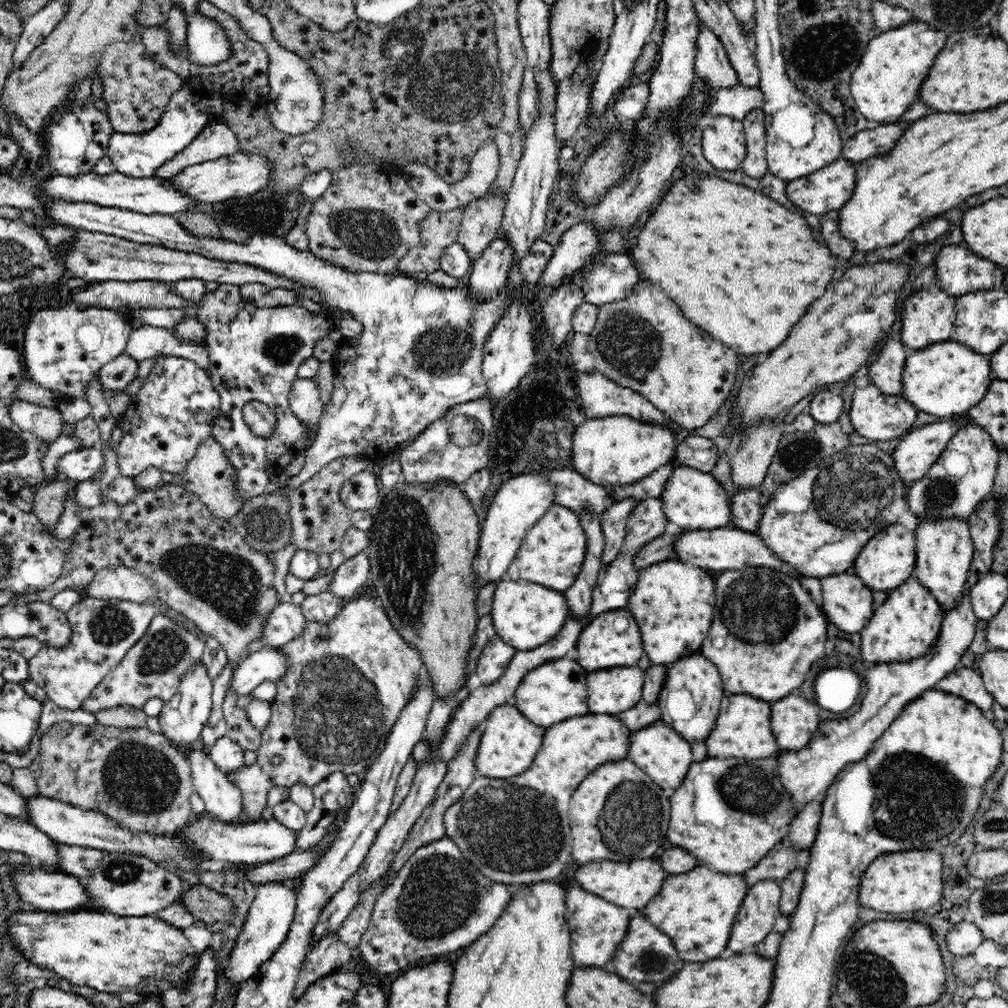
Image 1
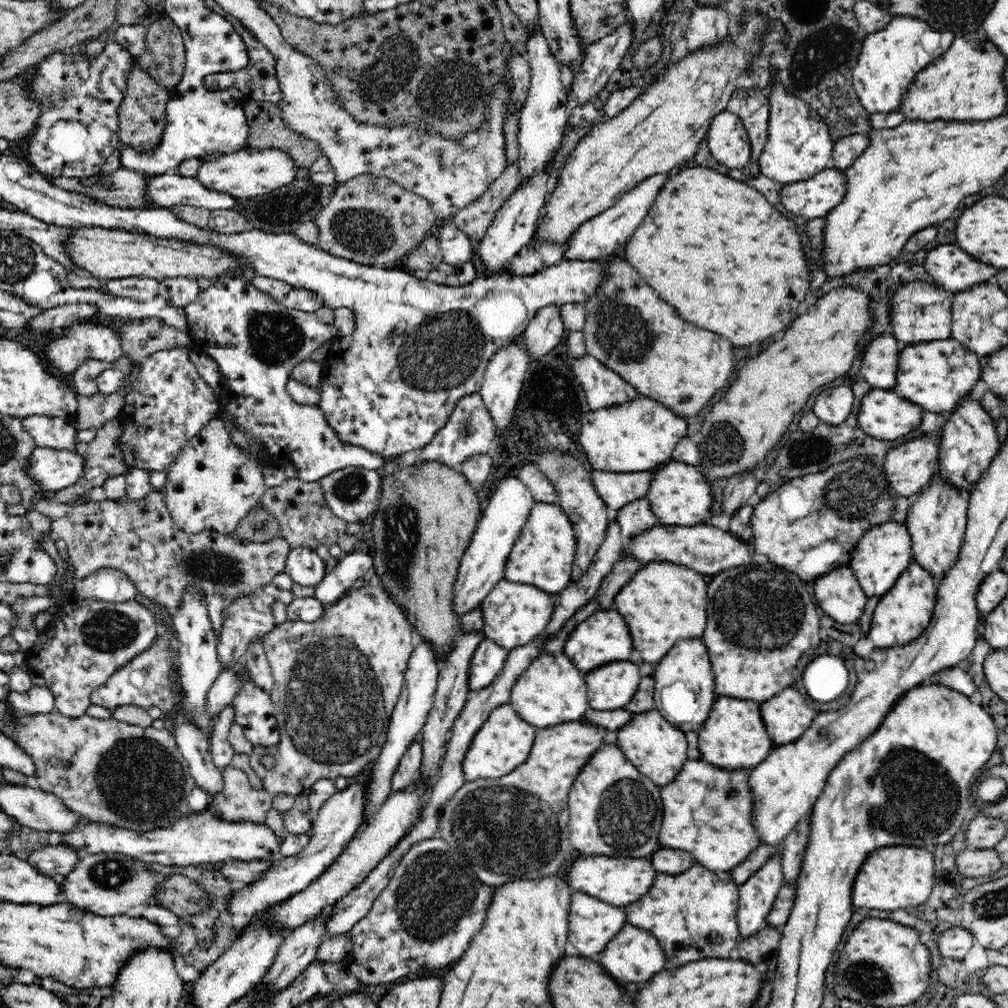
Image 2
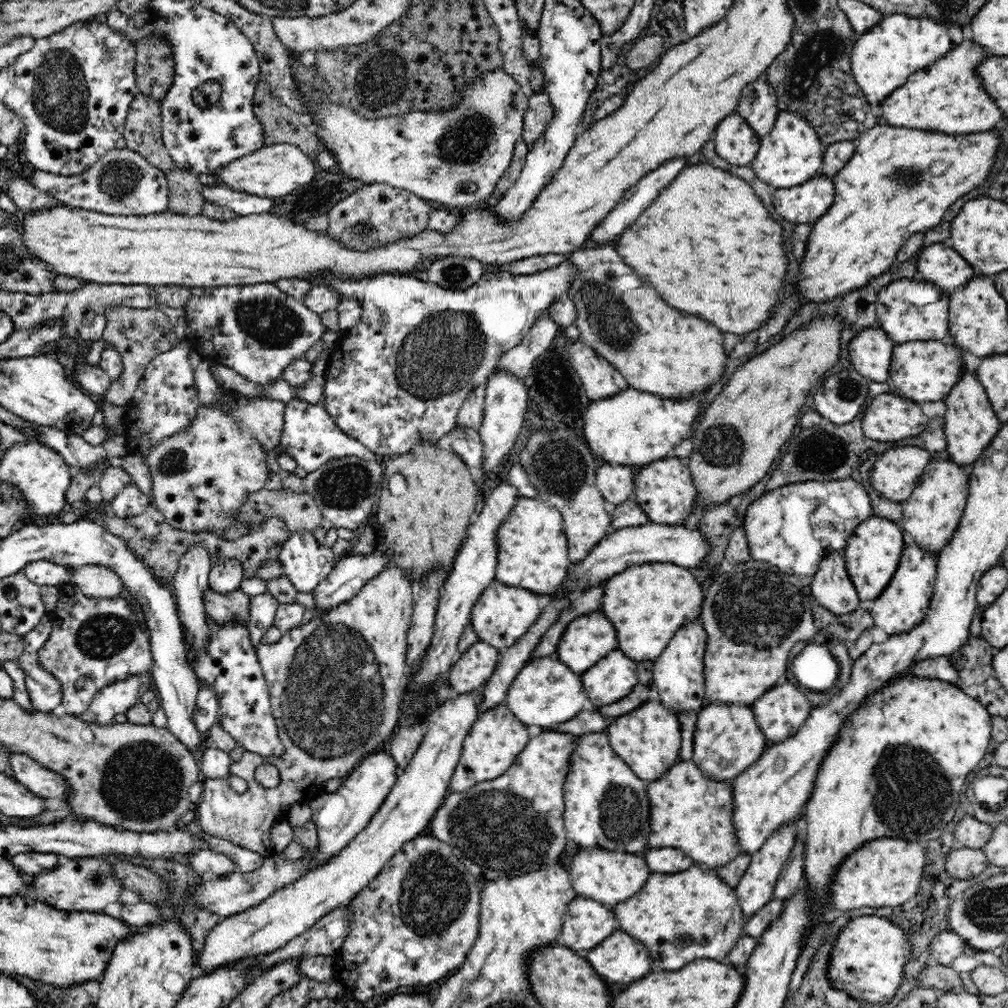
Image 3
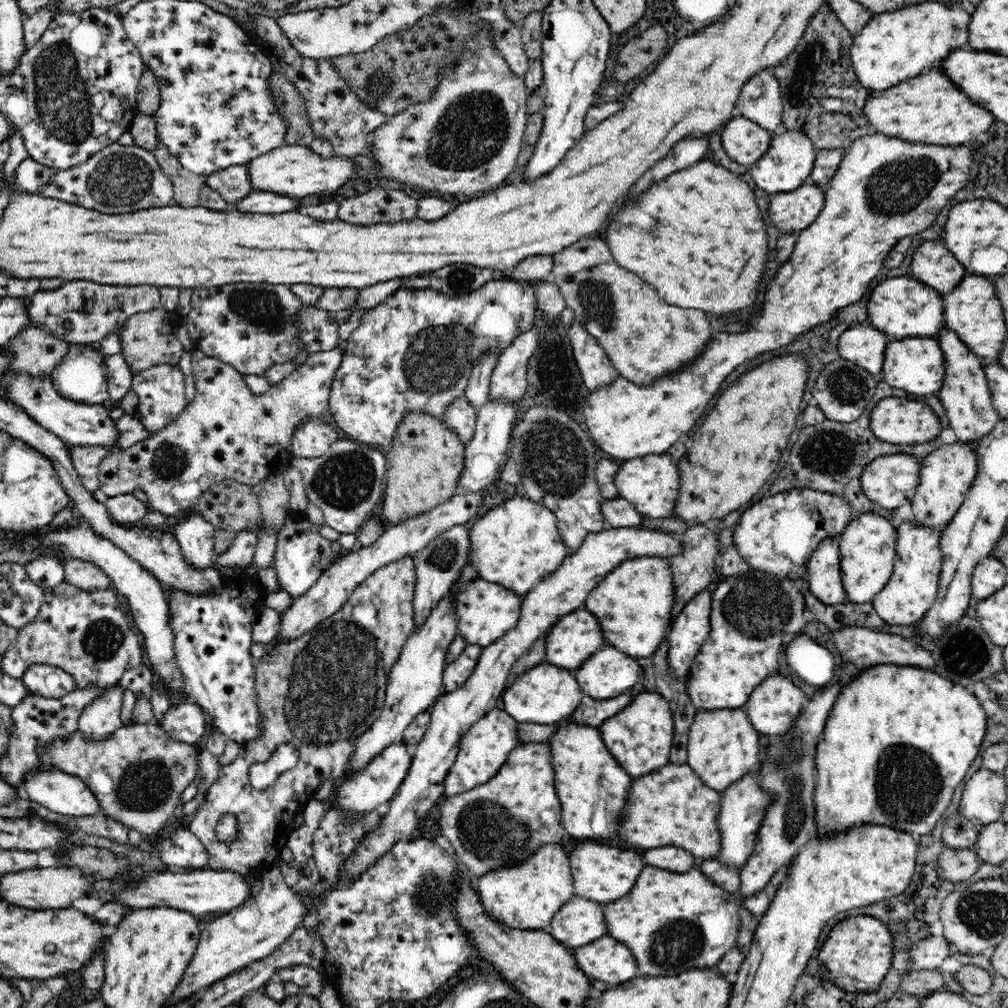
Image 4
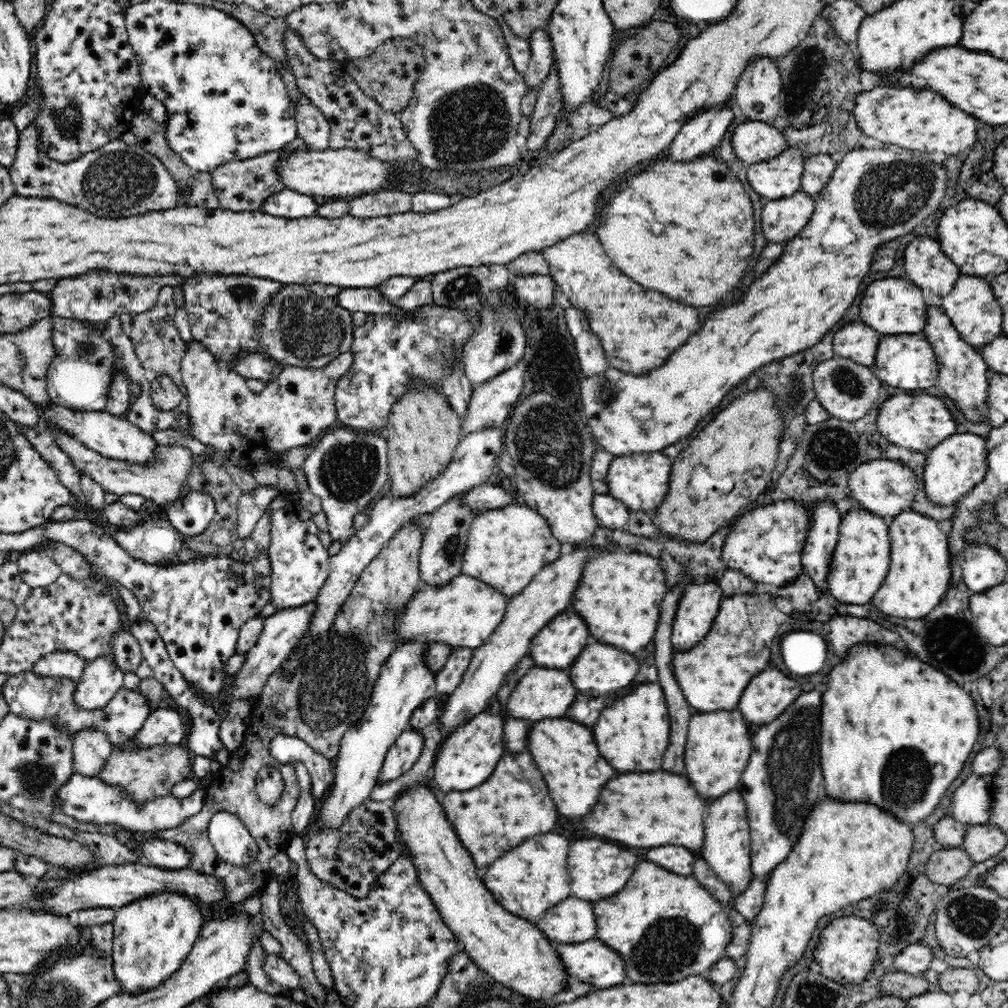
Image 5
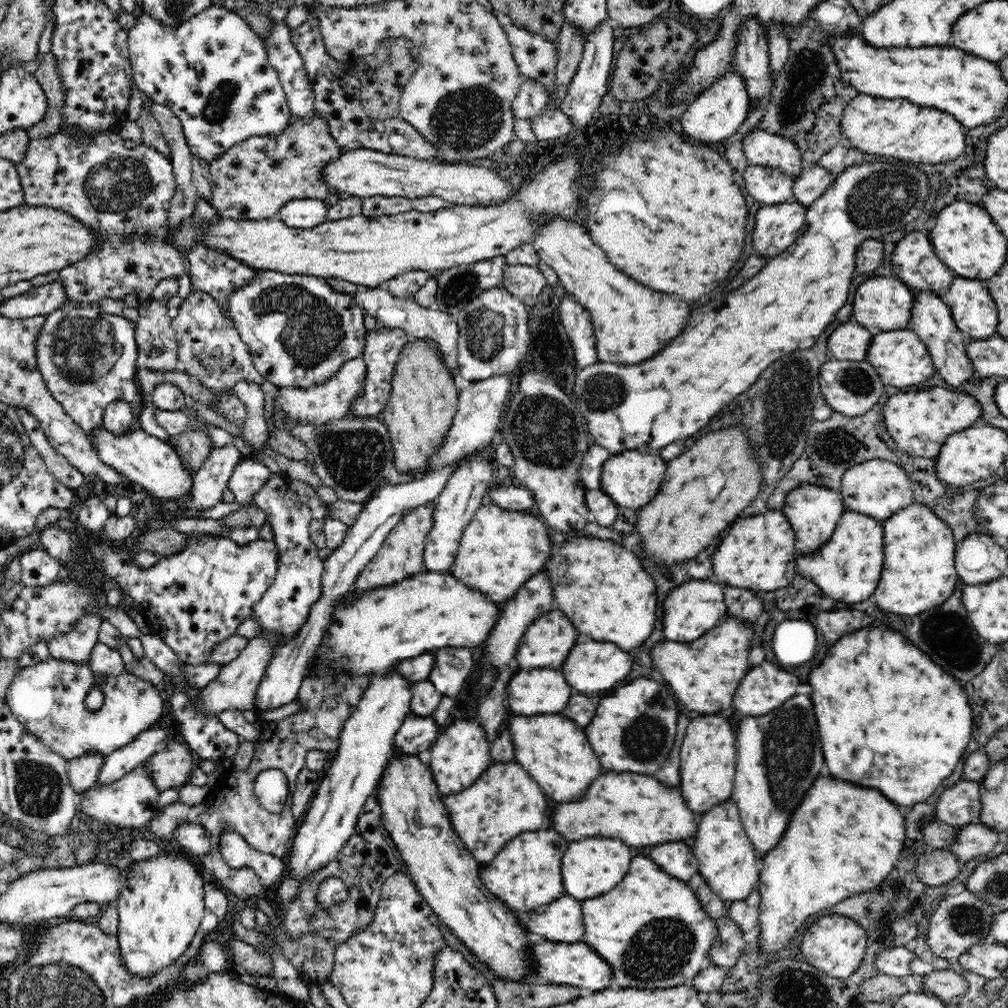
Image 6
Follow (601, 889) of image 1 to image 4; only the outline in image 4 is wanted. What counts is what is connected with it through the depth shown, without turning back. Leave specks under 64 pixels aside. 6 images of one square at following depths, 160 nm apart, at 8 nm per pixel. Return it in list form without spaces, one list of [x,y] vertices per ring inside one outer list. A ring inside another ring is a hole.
[[[586,842],[570,856],[570,866],[572,866],[572,874],[574,874],[576,894],[582,898],[590,898],[590,900],[608,904],[612,900],[626,896],[632,890],[632,884],[636,884],[636,878],[640,876],[642,868],[646,864],[644,864],[642,856],[638,856],[636,852]]]

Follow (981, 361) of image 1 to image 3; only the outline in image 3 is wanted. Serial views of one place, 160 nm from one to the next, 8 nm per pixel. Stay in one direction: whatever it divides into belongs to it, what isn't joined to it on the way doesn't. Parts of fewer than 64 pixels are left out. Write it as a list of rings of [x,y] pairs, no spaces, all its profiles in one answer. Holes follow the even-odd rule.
[[[915,340],[899,344],[892,350],[894,356],[891,358],[889,382],[894,382],[902,396],[913,402],[944,402],[944,398],[956,386],[956,380],[960,380],[960,368],[964,368],[962,352],[956,346],[946,346],[954,344],[950,340],[944,344],[936,340]]]

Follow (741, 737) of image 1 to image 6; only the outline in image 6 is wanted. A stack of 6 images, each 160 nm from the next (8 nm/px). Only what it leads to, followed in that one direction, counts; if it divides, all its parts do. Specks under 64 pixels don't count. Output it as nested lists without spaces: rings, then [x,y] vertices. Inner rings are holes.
[[[714,714],[692,719],[686,730],[680,752],[680,790],[688,808],[700,816],[732,796],[736,772],[736,728],[734,720]]]

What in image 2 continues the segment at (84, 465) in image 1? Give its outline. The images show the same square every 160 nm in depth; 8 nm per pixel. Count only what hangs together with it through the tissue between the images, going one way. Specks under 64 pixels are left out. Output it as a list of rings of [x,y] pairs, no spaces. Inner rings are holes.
[[[37,446],[29,457],[28,478],[40,487],[40,496],[50,497],[74,484],[82,476],[84,463],[82,451],[69,452]]]

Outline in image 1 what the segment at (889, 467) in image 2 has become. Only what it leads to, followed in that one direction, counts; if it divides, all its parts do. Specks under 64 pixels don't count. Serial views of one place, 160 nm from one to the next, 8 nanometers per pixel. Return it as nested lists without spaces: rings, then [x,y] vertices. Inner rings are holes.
[[[956,417],[944,419],[936,424],[927,424],[918,430],[911,430],[904,440],[900,440],[900,444],[892,450],[892,458],[904,485],[910,488],[912,483],[919,481],[930,470],[947,448],[957,429]]]

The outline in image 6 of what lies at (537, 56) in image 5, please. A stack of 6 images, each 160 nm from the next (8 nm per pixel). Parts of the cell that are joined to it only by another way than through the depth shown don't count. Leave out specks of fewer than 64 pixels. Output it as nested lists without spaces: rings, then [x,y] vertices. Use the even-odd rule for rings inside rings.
[[[532,79],[523,80],[520,92],[512,100],[512,115],[515,119],[535,119],[546,110],[550,100],[548,91],[541,85],[538,79],[535,82]]]

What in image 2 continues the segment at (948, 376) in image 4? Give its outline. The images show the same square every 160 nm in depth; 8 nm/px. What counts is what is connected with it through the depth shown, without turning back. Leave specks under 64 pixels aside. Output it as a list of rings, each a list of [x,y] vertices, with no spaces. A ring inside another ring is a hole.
[[[968,396],[962,404],[959,403],[954,409],[954,414],[944,424],[940,437],[939,472],[936,476],[947,480],[949,484],[954,484],[955,488],[958,488],[959,492],[968,498],[970,484],[974,484],[984,474],[984,470],[988,468],[992,458],[1001,448],[999,433],[992,417],[987,414],[987,410],[984,410],[984,406],[980,405],[979,400]]]

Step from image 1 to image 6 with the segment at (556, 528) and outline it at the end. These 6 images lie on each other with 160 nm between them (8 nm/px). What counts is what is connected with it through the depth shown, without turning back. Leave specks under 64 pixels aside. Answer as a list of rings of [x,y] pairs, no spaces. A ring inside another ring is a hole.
[[[494,503],[481,505],[478,509],[473,520],[464,529],[449,572],[458,580],[462,580],[466,586],[480,590],[482,595],[486,595],[495,603],[504,603],[504,600],[514,596],[524,586],[528,578],[532,578],[544,568],[552,550],[551,529],[532,512],[512,511],[500,508]]]

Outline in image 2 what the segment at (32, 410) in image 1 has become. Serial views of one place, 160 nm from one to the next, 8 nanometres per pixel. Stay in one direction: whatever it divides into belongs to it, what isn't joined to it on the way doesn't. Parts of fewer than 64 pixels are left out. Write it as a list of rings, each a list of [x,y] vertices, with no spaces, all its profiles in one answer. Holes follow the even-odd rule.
[[[26,416],[23,426],[30,433],[35,444],[41,448],[79,452],[77,431],[62,418],[48,416]]]

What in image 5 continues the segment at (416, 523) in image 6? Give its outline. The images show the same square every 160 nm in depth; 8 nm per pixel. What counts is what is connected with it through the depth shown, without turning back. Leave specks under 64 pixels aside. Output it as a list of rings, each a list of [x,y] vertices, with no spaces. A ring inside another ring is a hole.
[[[412,522],[395,532],[386,546],[376,555],[376,558],[362,571],[360,578],[356,581],[351,593],[338,611],[328,634],[324,635],[323,638],[319,636],[319,639],[316,639],[315,643],[310,645],[302,655],[299,670],[294,671],[291,675],[282,675],[282,671],[278,669],[268,678],[263,686],[262,694],[260,694],[258,701],[253,704],[252,712],[248,716],[250,722],[246,728],[246,736],[242,744],[234,752],[231,752],[229,761],[226,764],[230,768],[230,772],[234,772],[234,774],[222,773],[222,769],[218,769],[210,780],[211,787],[205,789],[202,810],[194,816],[189,816],[182,824],[174,828],[156,831],[154,838],[170,840],[184,847],[184,850],[192,856],[189,861],[189,868],[204,876],[214,876],[217,883],[225,888],[226,898],[230,899],[232,903],[241,903],[250,896],[258,895],[258,891],[266,886],[271,879],[274,879],[270,867],[271,859],[278,853],[286,853],[290,843],[301,835],[294,830],[291,821],[292,811],[298,804],[298,798],[300,798],[300,783],[295,773],[294,762],[280,764],[271,755],[270,744],[272,739],[278,735],[298,737],[330,761],[338,756],[340,740],[344,736],[344,732],[348,732],[348,728],[360,720],[385,660],[399,646],[396,642],[396,629],[392,628],[396,624],[396,610],[404,608],[408,600],[412,600],[412,594],[417,592],[422,585],[419,571],[419,554],[424,533],[425,531],[420,525]],[[264,766],[277,768],[284,779],[284,790],[279,801],[272,806],[264,804],[257,798],[256,794],[256,776]],[[217,812],[235,814],[246,825],[259,848],[258,858],[252,864],[233,866],[229,862],[222,861],[220,856],[216,854],[209,841],[208,827],[212,815]]]

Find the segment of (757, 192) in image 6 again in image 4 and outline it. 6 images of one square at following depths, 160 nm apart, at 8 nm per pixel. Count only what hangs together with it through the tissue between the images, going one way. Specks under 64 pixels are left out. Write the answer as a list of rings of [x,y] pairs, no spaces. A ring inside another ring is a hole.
[[[780,129],[773,133],[768,150],[746,169],[750,170],[757,188],[765,190],[768,195],[776,195],[782,191],[793,191],[810,182],[810,173],[814,168],[817,151],[814,148],[814,143],[804,133]]]

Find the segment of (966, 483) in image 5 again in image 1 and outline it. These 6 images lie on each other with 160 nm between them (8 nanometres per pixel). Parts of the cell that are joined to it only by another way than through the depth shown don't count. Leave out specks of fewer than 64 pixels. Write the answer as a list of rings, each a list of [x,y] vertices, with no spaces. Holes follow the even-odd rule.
[[[966,517],[925,518],[916,533],[915,576],[939,601],[943,610],[953,608],[964,596],[964,584],[973,558],[973,544]]]

